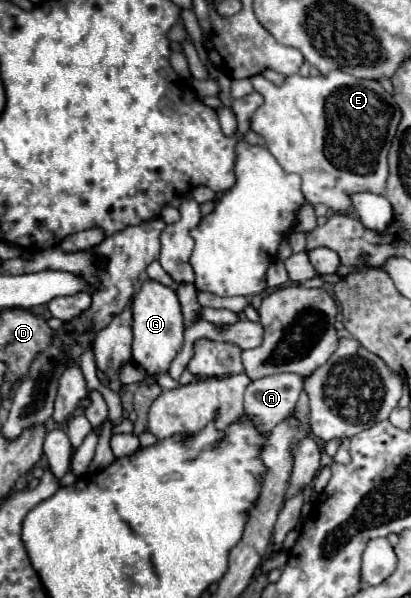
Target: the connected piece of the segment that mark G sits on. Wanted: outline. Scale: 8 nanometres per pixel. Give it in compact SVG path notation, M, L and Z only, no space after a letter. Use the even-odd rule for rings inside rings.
M146 278L132 298L132 312L134 312L134 344L132 344L132 358L140 364L148 374L166 372L174 356L180 352L184 344L184 328L182 328L182 310L176 298L176 292L156 280Z

